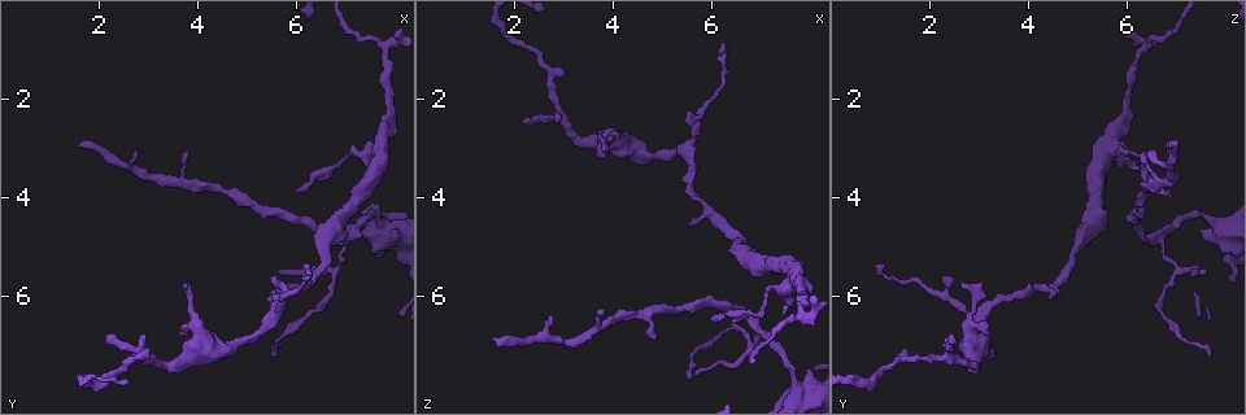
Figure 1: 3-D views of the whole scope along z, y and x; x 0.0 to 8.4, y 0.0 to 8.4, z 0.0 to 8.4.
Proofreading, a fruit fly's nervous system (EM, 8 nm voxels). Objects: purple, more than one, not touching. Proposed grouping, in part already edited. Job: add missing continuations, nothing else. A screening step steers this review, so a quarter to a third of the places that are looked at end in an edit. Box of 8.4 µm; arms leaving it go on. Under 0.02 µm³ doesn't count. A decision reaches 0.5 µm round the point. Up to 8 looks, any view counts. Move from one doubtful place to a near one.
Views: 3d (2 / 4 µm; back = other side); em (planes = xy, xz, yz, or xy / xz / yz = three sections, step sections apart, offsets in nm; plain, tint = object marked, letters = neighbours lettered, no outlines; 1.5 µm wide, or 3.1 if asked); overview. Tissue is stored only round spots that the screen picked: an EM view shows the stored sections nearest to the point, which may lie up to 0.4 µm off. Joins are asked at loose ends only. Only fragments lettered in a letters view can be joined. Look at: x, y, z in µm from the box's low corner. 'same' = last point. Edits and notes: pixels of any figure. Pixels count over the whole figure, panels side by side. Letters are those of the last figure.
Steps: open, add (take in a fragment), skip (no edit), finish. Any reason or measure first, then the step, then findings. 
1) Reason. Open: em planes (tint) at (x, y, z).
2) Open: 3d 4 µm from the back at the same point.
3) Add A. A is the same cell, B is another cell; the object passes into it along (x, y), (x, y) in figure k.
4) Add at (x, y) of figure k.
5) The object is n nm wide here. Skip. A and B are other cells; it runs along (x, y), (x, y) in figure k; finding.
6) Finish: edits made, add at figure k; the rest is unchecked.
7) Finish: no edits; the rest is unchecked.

Tapers out. Open: 3d 4 µm at (5.50, 5.95, 4.55).

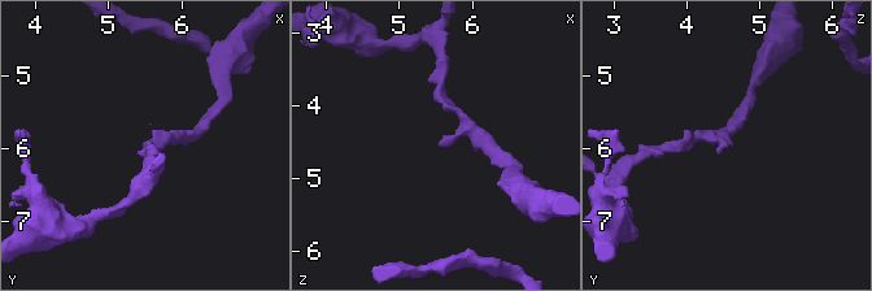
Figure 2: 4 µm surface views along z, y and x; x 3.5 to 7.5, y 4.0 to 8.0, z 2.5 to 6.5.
Need the tissue. Open: em xy step 8 (tint) at (5.50, 6.00, 4.55).

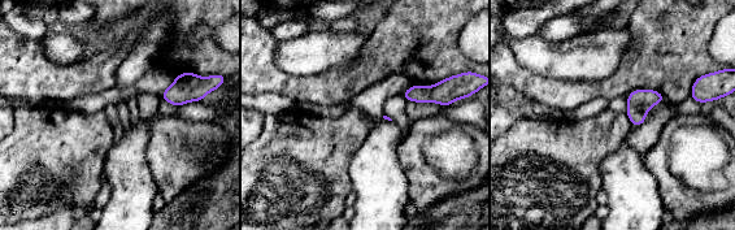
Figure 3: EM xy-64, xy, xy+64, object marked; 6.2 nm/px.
Open: em planes (letters) at the same point.

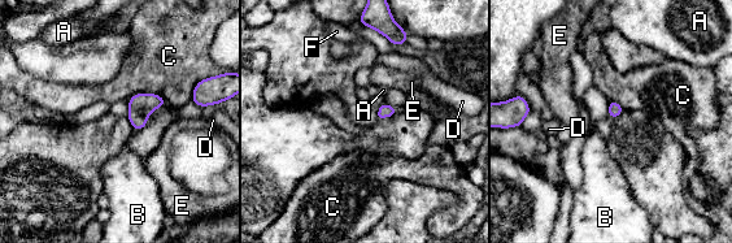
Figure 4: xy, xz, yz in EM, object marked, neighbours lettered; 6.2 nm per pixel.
Skip. A, B, C, D, E and F are other cells; a border runs along (130, 96), (156, 92), (168, 104) in figure 4; no lettered fragment goes on from it.

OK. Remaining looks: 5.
Branch stops here. Open: 3d 2 µm at (3.70, 6.75, 3.10).

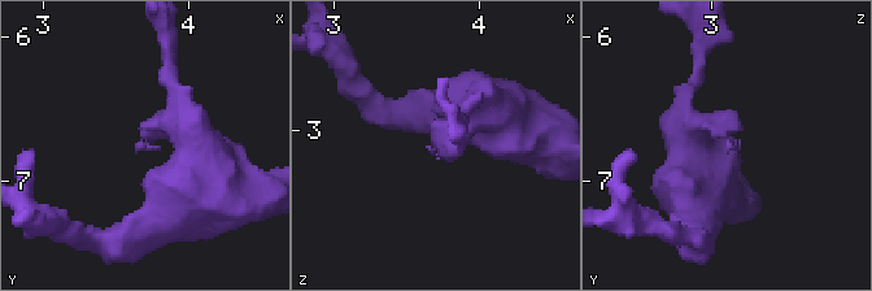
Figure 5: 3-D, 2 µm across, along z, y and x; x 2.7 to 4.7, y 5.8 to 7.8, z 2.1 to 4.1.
Now the EM. Open: em planes (letters) at (3.68, 6.80, 3.14).

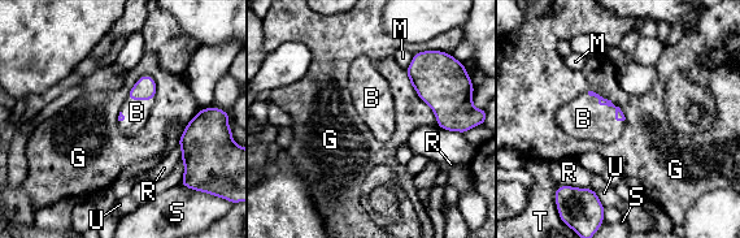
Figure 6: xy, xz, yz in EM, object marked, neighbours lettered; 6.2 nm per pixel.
Add B. B is the same cell, G, M, R, S, T and U are other cells; the object passes into it along (619, 116), (608, 105), (583, 118) in figure 6; the neuron continues.

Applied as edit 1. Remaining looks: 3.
Redraw. Open: overview.

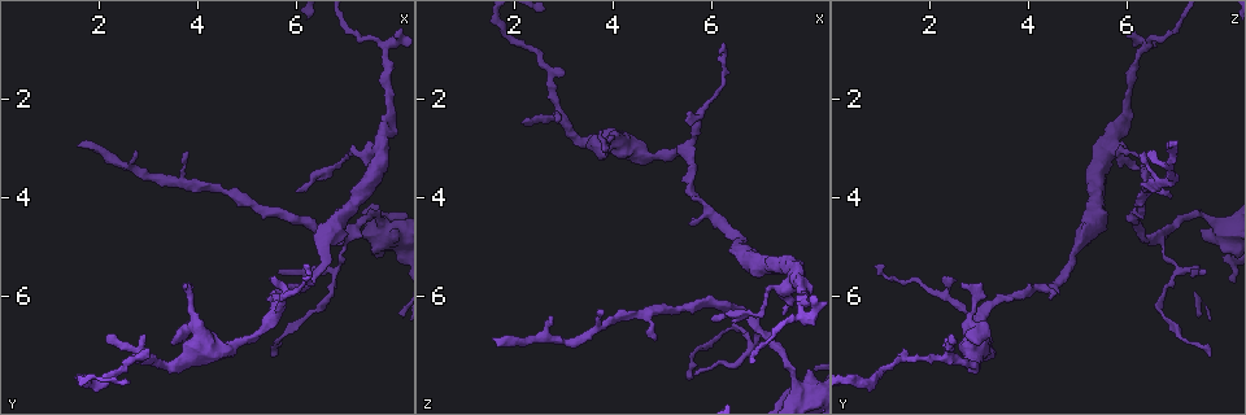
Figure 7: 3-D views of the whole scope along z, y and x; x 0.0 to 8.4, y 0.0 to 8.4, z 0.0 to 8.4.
Tapers out. Open: em xz step 4 (tint) at (3.75, 3.10, 6.35).

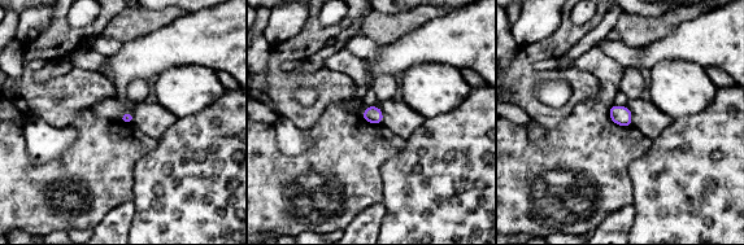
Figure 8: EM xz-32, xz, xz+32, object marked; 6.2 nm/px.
Cut it another way. Open: em planes (letters) at the same point.

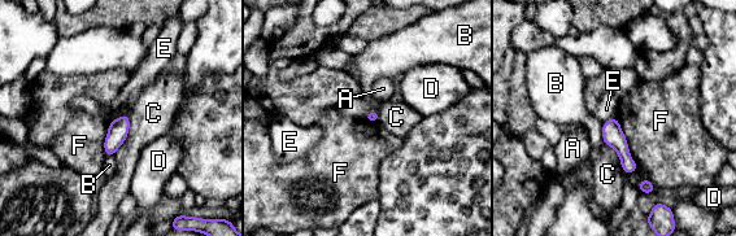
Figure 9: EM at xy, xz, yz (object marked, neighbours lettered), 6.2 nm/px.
Skip. A, B, C, D, E and F are other cells; a border runs along (615, 117), (637, 164) in figure 9; no lettered fragment goes on from it.

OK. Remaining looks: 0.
Finish: edits made, add at figure 6; the rest is unchecked.

